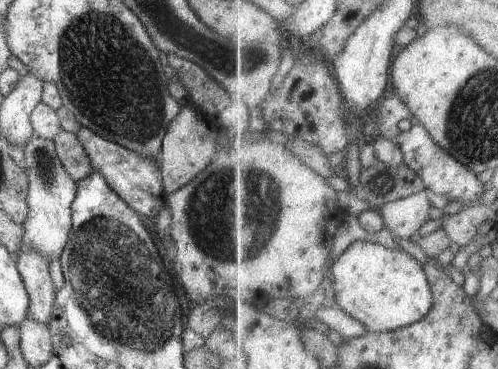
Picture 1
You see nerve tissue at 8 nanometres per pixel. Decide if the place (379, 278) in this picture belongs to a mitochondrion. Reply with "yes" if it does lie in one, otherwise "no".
no

